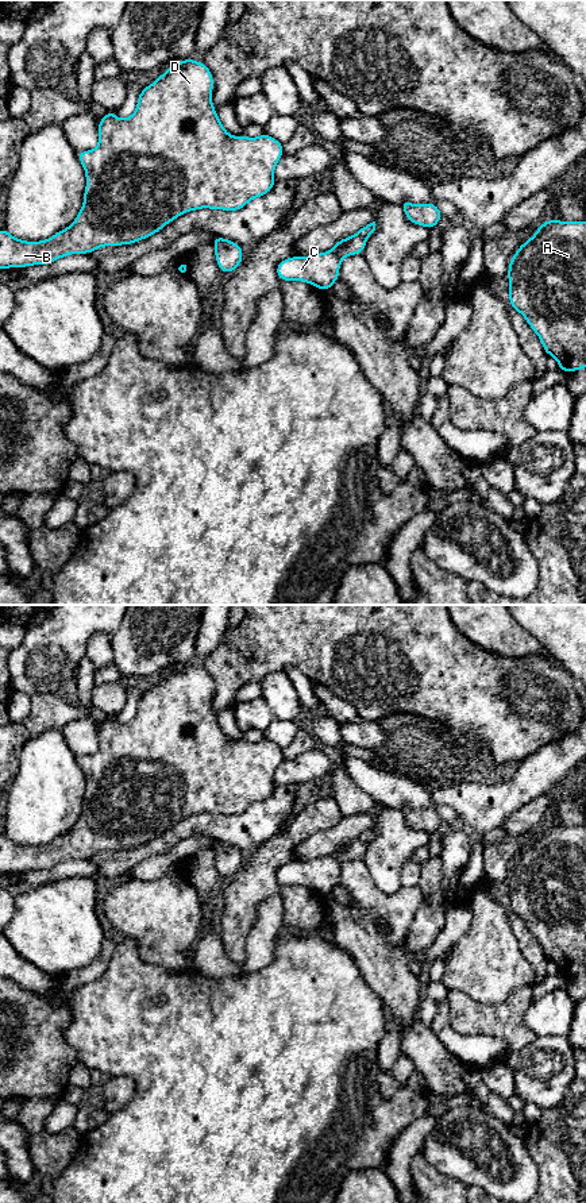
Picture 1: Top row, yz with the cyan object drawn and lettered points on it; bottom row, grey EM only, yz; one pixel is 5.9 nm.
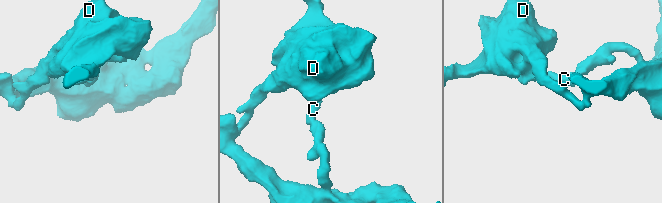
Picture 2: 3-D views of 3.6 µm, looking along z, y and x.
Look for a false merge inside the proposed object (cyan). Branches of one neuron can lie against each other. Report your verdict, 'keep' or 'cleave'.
cleave

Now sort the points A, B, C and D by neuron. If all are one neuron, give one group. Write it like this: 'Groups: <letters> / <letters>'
Groups: A / B C D

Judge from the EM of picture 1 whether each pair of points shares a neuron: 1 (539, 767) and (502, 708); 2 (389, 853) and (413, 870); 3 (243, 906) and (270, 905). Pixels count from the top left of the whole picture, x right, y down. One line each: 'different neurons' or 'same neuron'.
1: different neurons
2: different neurons
3: different neurons

